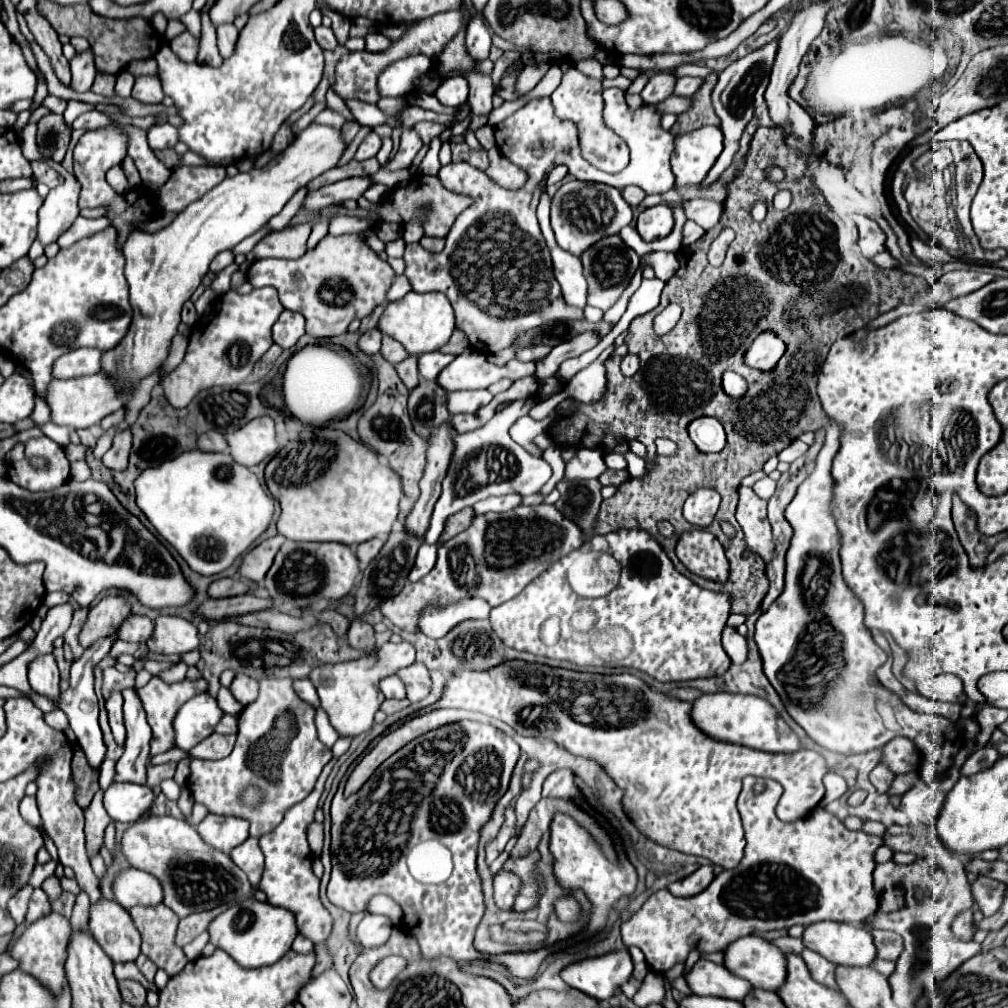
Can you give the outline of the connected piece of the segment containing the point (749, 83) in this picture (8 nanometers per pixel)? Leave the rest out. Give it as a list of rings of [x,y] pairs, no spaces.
[[[779,37],[769,41],[765,47],[759,47],[755,51],[747,53],[745,57],[733,61],[725,71],[719,73],[719,81],[713,89],[713,109],[717,113],[717,117],[721,119],[724,149],[709,173],[707,173],[707,177],[703,179],[703,185],[705,185],[703,189],[709,189],[723,175],[723,171],[733,163],[735,153],[739,149],[739,139],[741,139],[743,129],[751,121],[755,107],[759,107],[763,103],[763,93],[769,85],[769,75],[771,75],[771,67],[773,67],[777,49],[779,49]]]

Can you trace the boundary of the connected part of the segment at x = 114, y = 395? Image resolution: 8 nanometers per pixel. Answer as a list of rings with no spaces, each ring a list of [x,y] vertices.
[[[103,373],[87,375],[87,377],[77,377],[77,379],[69,379],[69,381],[53,379],[47,385],[45,403],[51,409],[51,421],[55,425],[63,425],[63,427],[71,427],[71,429],[91,427],[91,425],[99,423],[103,417],[107,417],[109,413],[113,413],[113,411],[117,411],[119,407],[125,405],[123,393]]]

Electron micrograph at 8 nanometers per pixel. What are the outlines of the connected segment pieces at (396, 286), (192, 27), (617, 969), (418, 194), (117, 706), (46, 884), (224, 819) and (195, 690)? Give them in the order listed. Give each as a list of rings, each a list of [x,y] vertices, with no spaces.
[[[397,275],[395,277],[395,283],[391,287],[391,291],[387,293],[387,299],[389,301],[395,301],[395,299],[401,299],[403,295],[407,295],[411,291],[411,283],[405,279],[405,275]]]
[[[189,11],[187,15],[181,17],[181,21],[187,25],[187,29],[191,31],[193,37],[201,37],[201,17],[199,17],[199,13]]]
[[[627,947],[623,949],[617,949],[617,951],[611,951],[611,953],[605,953],[605,955],[599,955],[599,957],[587,957],[587,959],[581,959],[577,963],[571,963],[567,967],[561,969],[561,979],[577,989],[577,991],[583,991],[585,995],[589,997],[595,997],[595,999],[609,999],[633,973],[633,961],[631,961],[631,955],[627,951]]]
[[[417,173],[417,175],[411,177],[411,181],[409,181],[407,187],[399,187],[399,189],[395,189],[395,191],[389,193],[389,197],[381,203],[379,215],[367,213],[367,211],[363,211],[363,209],[349,211],[349,209],[345,209],[345,207],[339,207],[339,213],[341,213],[341,215],[357,215],[357,217],[373,217],[375,221],[377,221],[377,217],[379,217],[381,221],[389,221],[389,223],[391,223],[391,221],[395,221],[395,223],[401,221],[401,225],[405,225],[405,223],[413,217],[413,211],[415,211],[415,207],[417,207],[419,203],[431,203],[431,207],[433,207],[431,213],[429,213],[429,219],[427,219],[427,223],[425,223],[425,235],[431,235],[431,237],[445,237],[445,235],[449,233],[453,221],[457,219],[457,215],[459,215],[461,211],[465,211],[465,209],[471,205],[471,199],[447,191],[447,189],[439,183],[437,177]]]
[[[113,693],[107,699],[105,707],[107,707],[113,737],[119,743],[119,747],[123,747],[125,745],[125,725],[123,725],[123,697],[121,697],[121,693]]]
[[[55,875],[43,881],[43,891],[49,895],[51,901],[53,901],[53,899],[59,899],[59,895],[63,893],[63,889],[61,889],[61,885],[59,885],[59,879],[57,879]]]
[[[209,813],[199,825],[199,835],[211,847],[229,853],[249,837],[249,821],[231,815],[213,815]]]
[[[153,677],[145,687],[141,689],[135,689],[139,691],[141,695],[141,703],[143,703],[143,709],[147,713],[147,723],[151,725],[153,729],[153,739],[151,739],[151,755],[157,755],[157,753],[167,753],[171,749],[175,749],[175,731],[173,731],[173,719],[179,711],[179,707],[195,697],[195,695],[201,695],[207,691],[207,681],[205,679],[197,679],[197,681],[189,681],[189,679],[183,679],[179,683],[165,683],[163,679],[159,677]]]

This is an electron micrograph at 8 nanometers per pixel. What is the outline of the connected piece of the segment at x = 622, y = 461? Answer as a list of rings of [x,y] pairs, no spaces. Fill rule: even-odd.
[[[609,451],[609,453],[605,453],[605,465],[609,469],[627,469],[627,459],[623,455],[619,455],[617,451]]]

